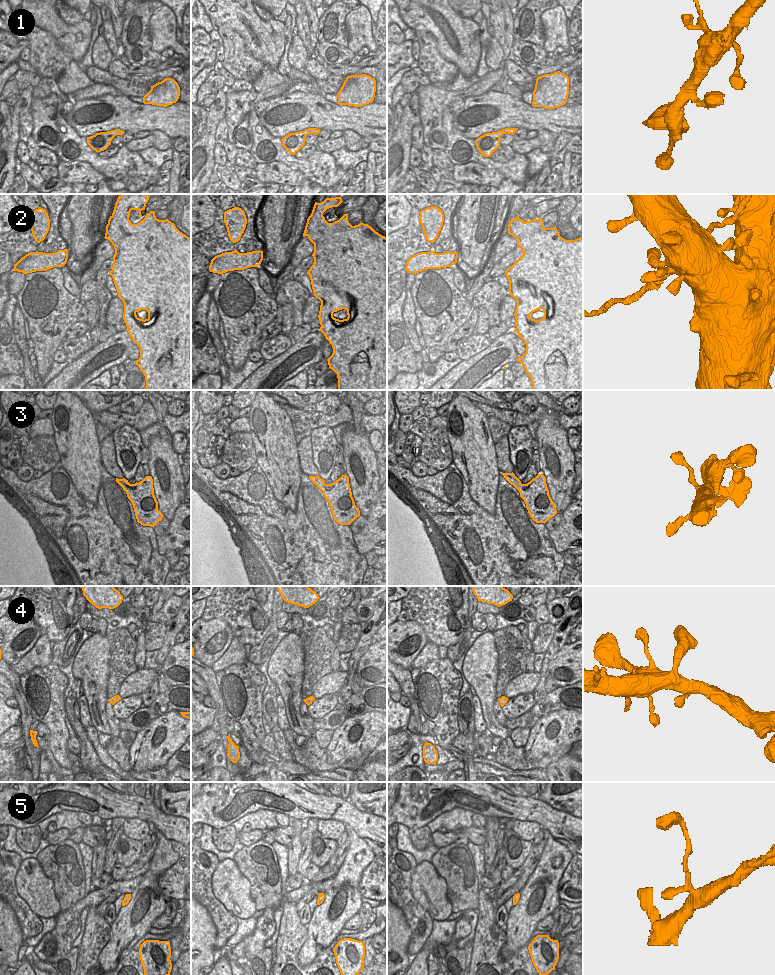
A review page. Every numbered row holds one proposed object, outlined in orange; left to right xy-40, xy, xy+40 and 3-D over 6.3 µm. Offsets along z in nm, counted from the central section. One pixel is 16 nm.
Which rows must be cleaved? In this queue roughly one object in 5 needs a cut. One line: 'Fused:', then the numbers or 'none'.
Fused: 2

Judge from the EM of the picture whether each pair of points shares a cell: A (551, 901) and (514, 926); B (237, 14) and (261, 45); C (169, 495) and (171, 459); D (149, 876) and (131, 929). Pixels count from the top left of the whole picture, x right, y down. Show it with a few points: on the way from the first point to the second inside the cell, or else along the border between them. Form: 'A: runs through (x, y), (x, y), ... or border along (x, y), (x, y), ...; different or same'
A: runs through (542, 908), (536, 914), (528, 915), (523, 920); same
B: runs through (246, 19), (260, 36); same
C: runs through (170, 486), (171, 468); same
D: runs through (142, 889), (140, 894), (140, 912), (137, 916); same

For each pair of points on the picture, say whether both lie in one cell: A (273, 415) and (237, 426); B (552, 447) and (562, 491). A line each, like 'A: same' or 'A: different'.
A: different
B: same

